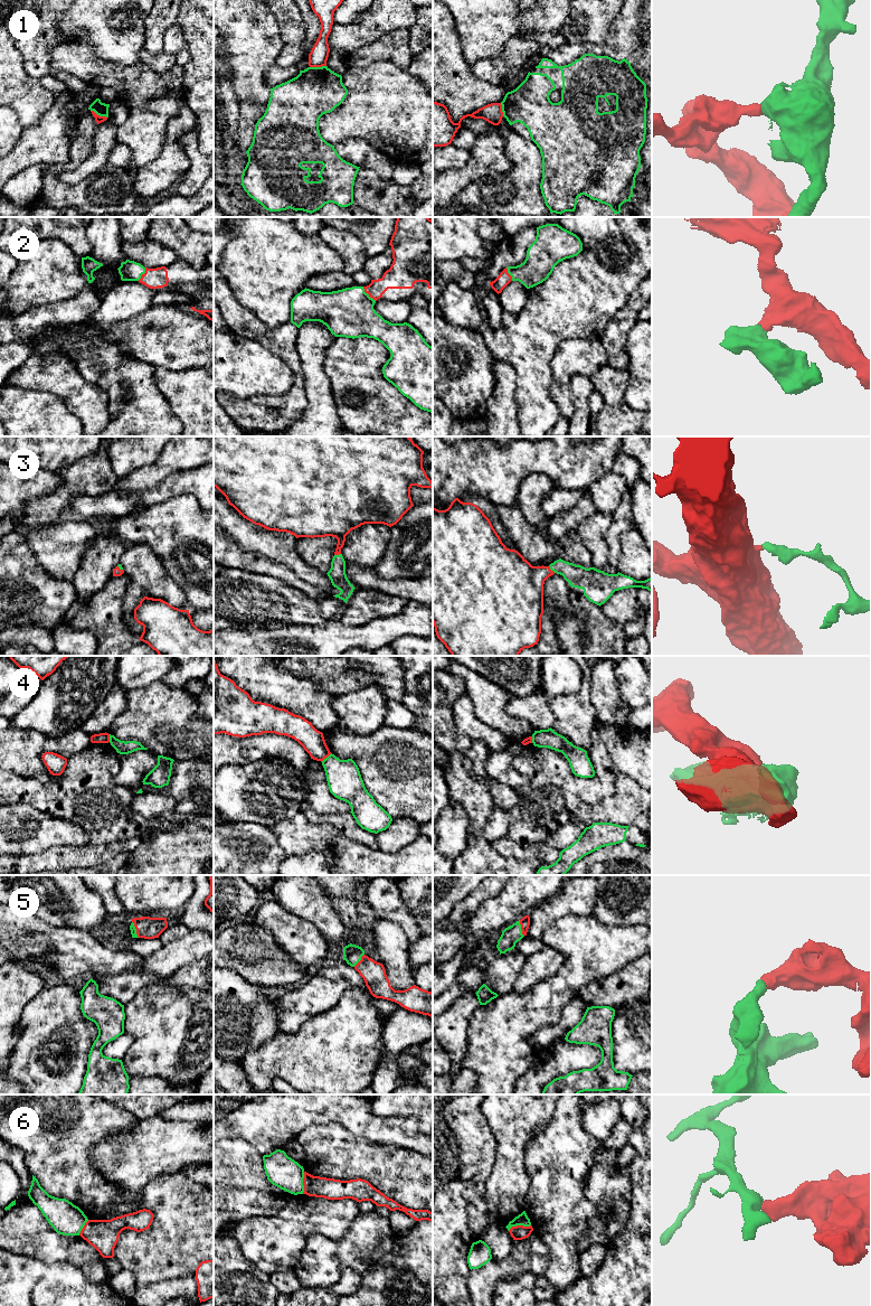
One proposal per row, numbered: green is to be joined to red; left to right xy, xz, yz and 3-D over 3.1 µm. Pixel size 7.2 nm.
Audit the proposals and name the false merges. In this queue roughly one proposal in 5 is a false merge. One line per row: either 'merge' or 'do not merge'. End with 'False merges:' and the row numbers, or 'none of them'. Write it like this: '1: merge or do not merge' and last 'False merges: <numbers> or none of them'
1: do not merge
2: merge
3: merge
4: do not merge
5: merge
6: do not merge
False merges: 1, 4, 6

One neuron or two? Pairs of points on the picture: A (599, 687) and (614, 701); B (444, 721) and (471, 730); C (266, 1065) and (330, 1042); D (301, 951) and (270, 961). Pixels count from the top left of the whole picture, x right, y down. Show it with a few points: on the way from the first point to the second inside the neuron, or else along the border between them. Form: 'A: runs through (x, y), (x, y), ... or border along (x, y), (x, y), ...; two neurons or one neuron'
A: runs through (603, 691), (611, 698); one neuron
B: border along (456, 698), (453, 705), (453, 726), (471, 741); two neurons
C: runs through (282, 1058), (314, 1058); one neuron
D: border along (272, 935), (273, 939), (292, 958), (306, 967); two neurons

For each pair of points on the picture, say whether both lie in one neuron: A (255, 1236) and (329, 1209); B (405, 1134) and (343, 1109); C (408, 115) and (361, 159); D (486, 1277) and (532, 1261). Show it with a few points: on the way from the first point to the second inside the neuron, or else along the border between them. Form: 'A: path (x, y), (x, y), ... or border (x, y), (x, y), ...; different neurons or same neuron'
A: path (273, 1236), (282, 1236), (301, 1218), (311, 1217); same neuron
B: path (389, 1129), (374, 1128), (359, 1119); same neuron
C: border (349, 138), (365, 139), (396, 162); different neurons
D: path (498, 1270), (507, 1269), (521, 1261); same neuron

